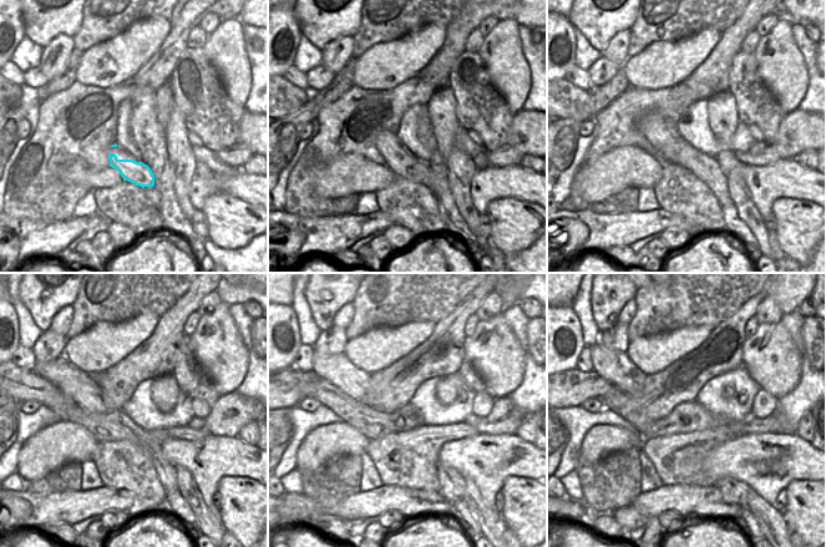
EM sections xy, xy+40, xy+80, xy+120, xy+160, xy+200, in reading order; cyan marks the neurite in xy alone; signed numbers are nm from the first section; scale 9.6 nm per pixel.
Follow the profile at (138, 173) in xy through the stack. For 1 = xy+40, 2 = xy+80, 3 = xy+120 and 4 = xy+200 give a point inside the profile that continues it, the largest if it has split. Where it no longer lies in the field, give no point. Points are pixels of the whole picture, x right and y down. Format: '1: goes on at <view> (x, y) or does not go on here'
1: goes on at xy+40 (405, 168)
2: goes on at xy+80 (660, 137)
3: goes on at xy+120 (74, 383)
4: goes on at xy+200 (616, 366)

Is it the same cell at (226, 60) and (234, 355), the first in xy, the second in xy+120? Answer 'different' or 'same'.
same

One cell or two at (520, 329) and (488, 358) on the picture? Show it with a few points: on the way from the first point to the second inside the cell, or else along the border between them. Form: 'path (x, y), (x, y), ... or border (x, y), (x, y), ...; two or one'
border (502, 313), (506, 324), (525, 350), (526, 361); two

